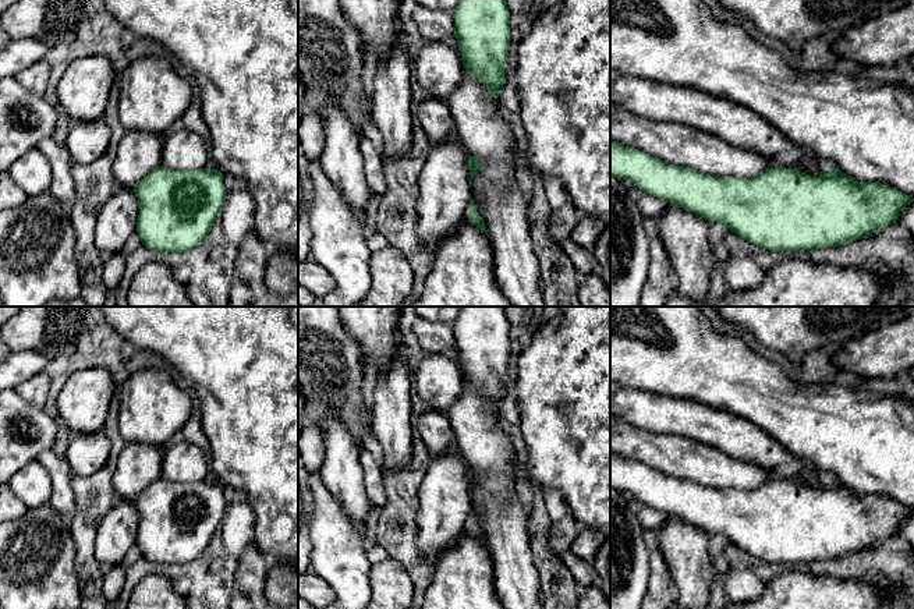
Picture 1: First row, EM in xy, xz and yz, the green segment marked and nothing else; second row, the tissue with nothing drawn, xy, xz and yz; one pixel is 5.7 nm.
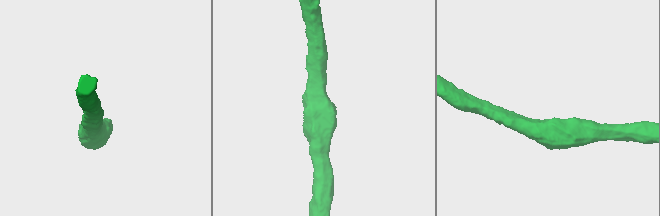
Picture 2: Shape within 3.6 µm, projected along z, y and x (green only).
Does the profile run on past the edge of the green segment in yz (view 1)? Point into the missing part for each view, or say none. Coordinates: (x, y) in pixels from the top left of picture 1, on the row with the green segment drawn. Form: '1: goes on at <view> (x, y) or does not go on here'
1: does not go on here

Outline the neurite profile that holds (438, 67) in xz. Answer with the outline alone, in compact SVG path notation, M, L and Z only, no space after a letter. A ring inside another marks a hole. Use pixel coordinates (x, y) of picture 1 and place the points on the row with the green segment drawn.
M426 42L418 52L414 71L429 98L446 100L463 78L463 61L446 42Z

